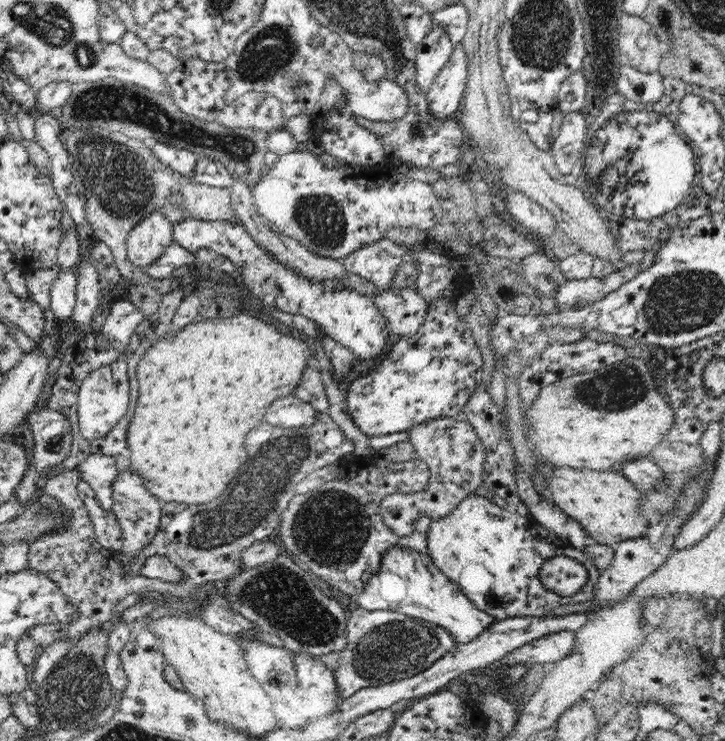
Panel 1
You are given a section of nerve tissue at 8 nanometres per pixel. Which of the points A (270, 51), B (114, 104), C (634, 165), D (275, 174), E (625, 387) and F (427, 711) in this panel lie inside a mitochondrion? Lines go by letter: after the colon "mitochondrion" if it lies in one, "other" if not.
A: mitochondrion
B: mitochondrion
C: mitochondrion
D: other
E: mitochondrion
F: other

